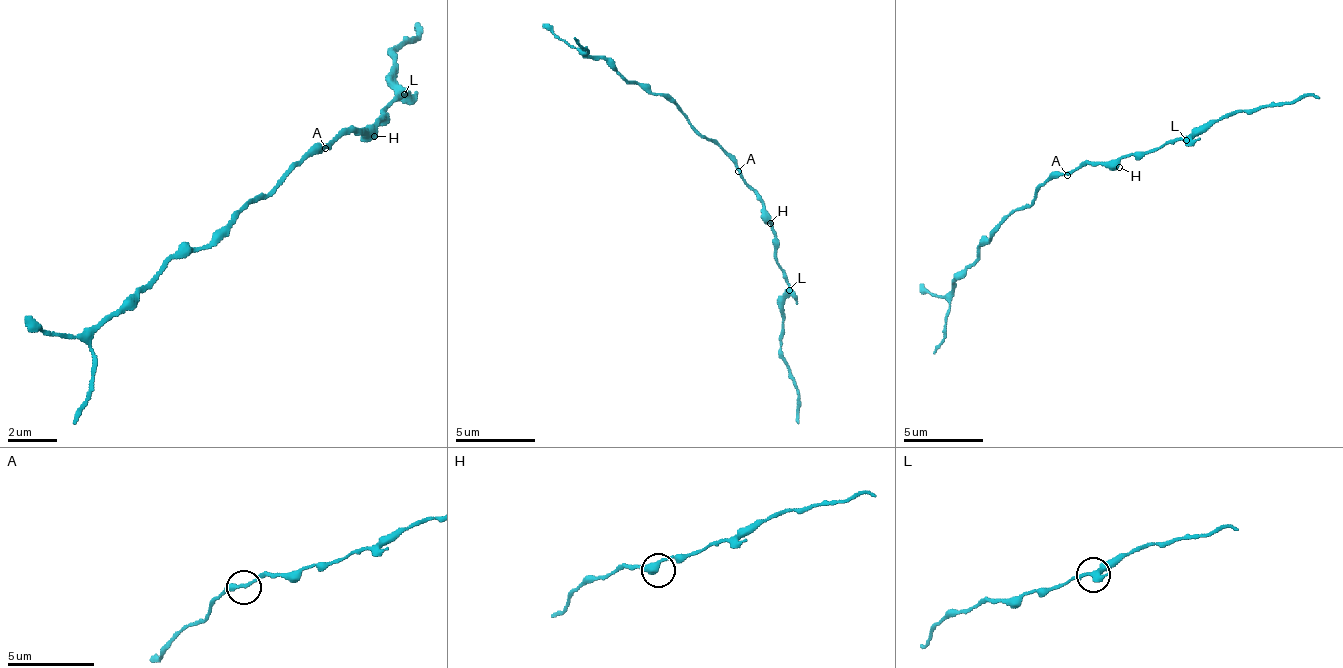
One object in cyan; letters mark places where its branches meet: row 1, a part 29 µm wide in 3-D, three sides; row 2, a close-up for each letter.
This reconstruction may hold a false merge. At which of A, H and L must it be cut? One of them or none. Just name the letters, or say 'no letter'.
no letter

